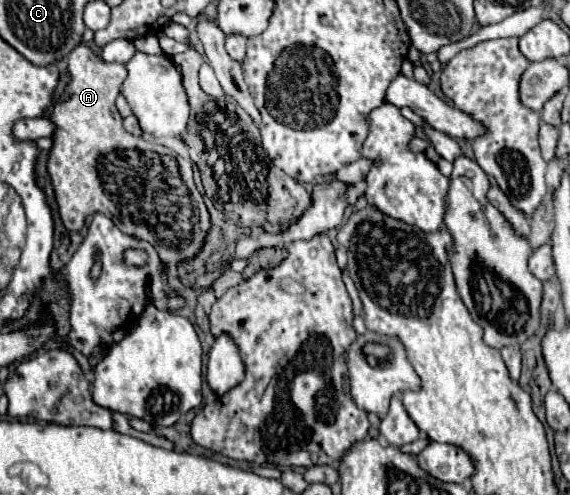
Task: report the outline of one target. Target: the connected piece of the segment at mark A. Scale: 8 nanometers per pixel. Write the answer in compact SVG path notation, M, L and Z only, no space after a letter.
M81 43L69 55L69 75L71 81L65 89L67 99L57 103L51 113L51 121L57 125L57 129L47 163L57 203L61 207L63 225L67 227L67 231L81 231L83 221L89 215L103 213L123 233L151 243L157 249L161 263L165 263L167 267L191 261L205 247L205 237L211 229L207 207L193 183L193 173L183 167L187 165L185 161L179 161L179 157L171 149L147 143L123 129L123 119L115 107L115 99L119 95L121 83L127 77L125 65L105 63L97 53Z

